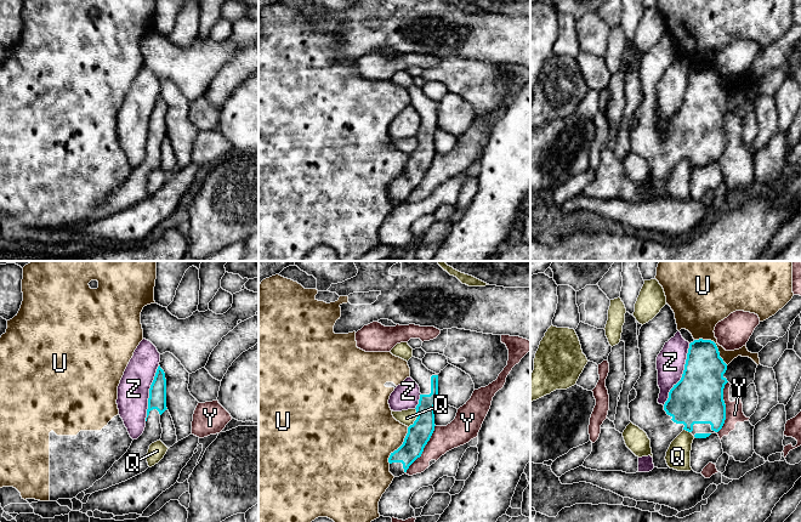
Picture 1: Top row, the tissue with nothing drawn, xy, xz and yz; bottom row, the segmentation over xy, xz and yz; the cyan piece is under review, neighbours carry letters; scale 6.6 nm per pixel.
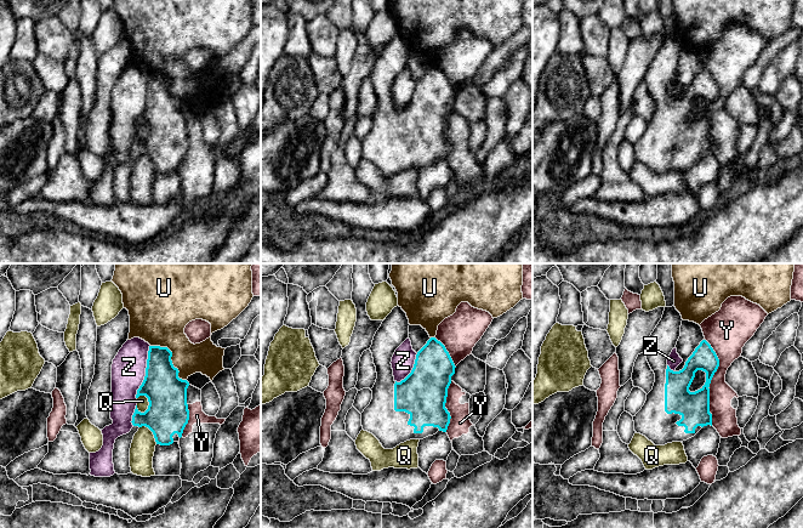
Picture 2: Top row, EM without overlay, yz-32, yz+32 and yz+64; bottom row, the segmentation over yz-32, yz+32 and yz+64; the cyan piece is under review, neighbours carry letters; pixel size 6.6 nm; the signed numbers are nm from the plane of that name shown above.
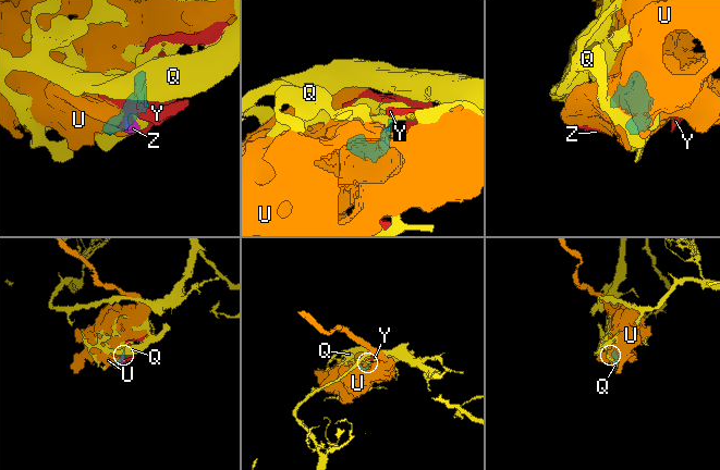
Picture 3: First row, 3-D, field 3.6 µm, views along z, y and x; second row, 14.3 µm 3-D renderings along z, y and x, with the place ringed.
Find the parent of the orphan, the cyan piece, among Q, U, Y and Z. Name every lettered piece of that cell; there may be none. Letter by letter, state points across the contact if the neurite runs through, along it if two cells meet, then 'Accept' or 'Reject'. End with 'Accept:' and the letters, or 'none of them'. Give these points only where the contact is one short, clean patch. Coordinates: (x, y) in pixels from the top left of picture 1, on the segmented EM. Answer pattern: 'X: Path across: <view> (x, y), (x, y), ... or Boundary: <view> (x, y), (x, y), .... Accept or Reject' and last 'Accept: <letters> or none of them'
Q: Reject
U: Reject
Y: Reject
Z: Reject
Accept: none of them

